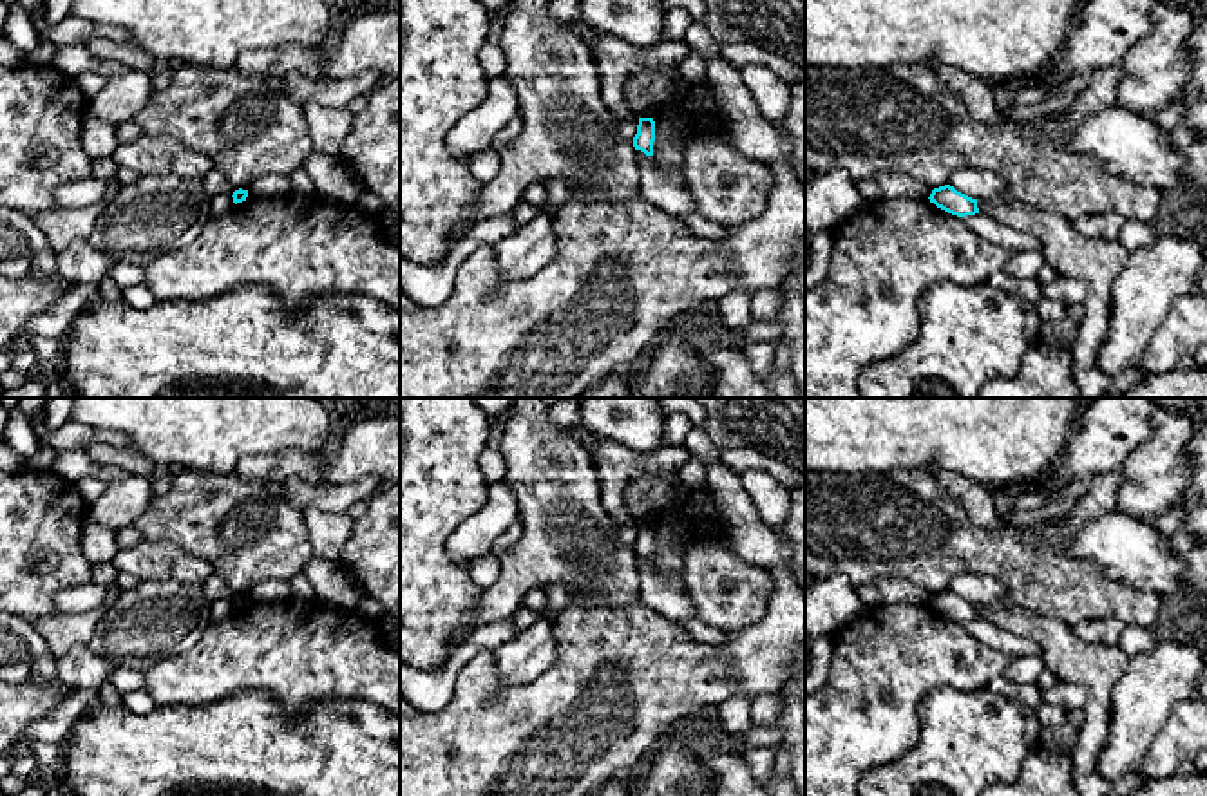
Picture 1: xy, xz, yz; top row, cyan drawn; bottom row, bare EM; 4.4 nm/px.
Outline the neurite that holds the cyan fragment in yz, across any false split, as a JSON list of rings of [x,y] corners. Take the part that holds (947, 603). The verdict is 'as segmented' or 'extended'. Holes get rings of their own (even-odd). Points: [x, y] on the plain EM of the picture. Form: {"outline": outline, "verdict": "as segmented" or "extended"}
{"outline": [[[950,590],[934,593],[928,604],[937,613],[941,613],[941,615],[945,615],[952,621],[957,621],[957,622],[966,622],[966,621],[979,619],[977,604],[972,604],[972,602],[957,597]]], "verdict": "as segmented"}

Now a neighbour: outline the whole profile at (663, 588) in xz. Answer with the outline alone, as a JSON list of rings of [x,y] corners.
[[[664,512],[655,523],[653,559],[637,555],[641,577],[639,601],[670,621],[684,622],[697,617],[691,595],[682,579],[684,550],[691,517]]]

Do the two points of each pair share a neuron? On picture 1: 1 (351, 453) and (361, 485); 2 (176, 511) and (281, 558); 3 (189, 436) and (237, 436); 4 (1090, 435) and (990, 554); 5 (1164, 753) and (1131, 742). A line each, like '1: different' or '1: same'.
1: different
2: same
3: same
4: different
5: different

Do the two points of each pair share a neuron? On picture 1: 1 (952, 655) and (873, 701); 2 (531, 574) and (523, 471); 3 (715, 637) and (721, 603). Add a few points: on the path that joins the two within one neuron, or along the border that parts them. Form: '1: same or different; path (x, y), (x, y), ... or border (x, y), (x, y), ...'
1: same; path (932, 655), (918, 655), (893, 681)
2: same; path (534, 549), (534, 496)
3: different; border (695, 617), (728, 634)

